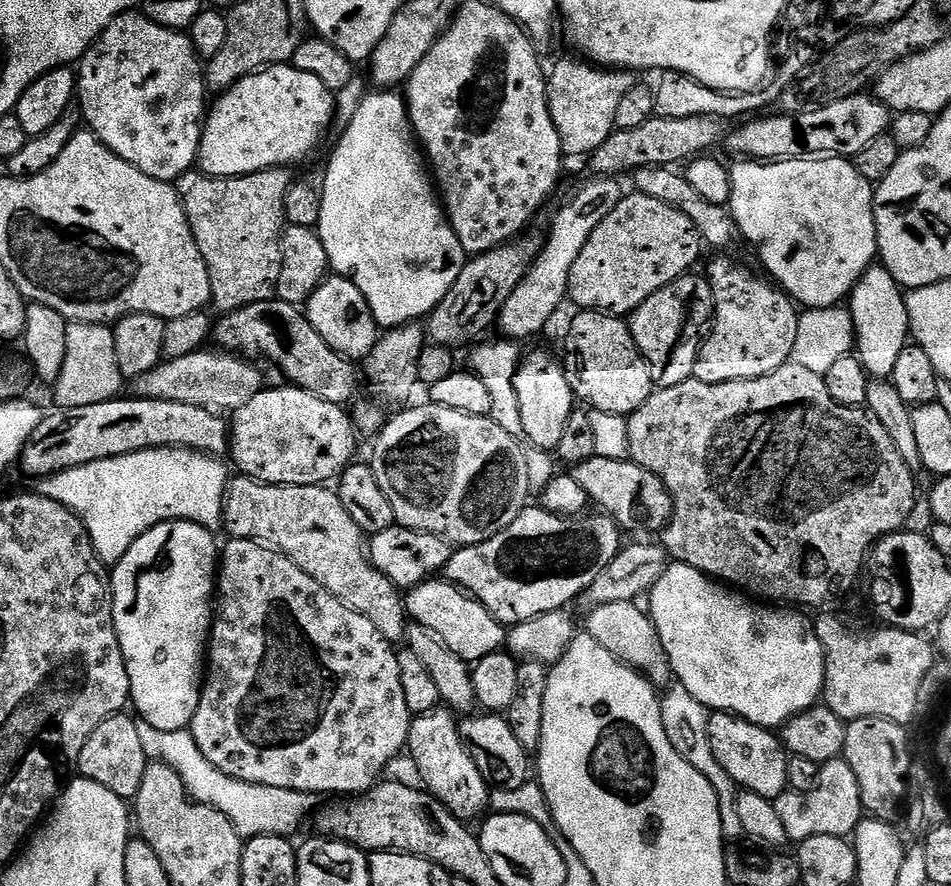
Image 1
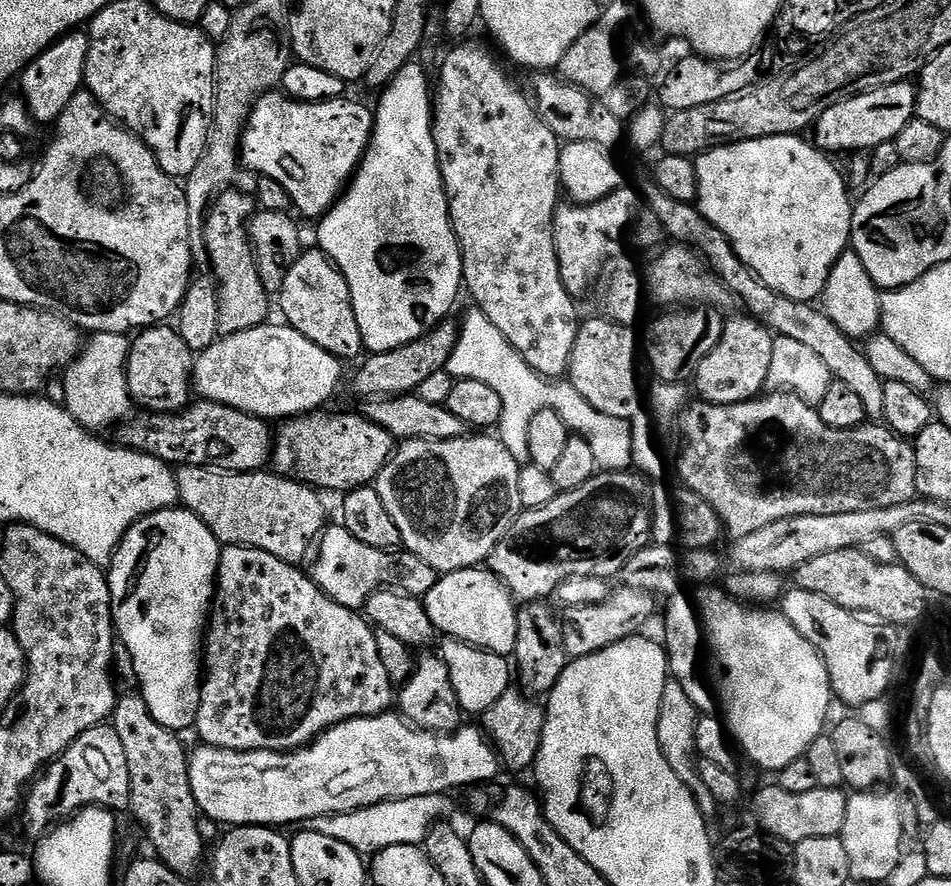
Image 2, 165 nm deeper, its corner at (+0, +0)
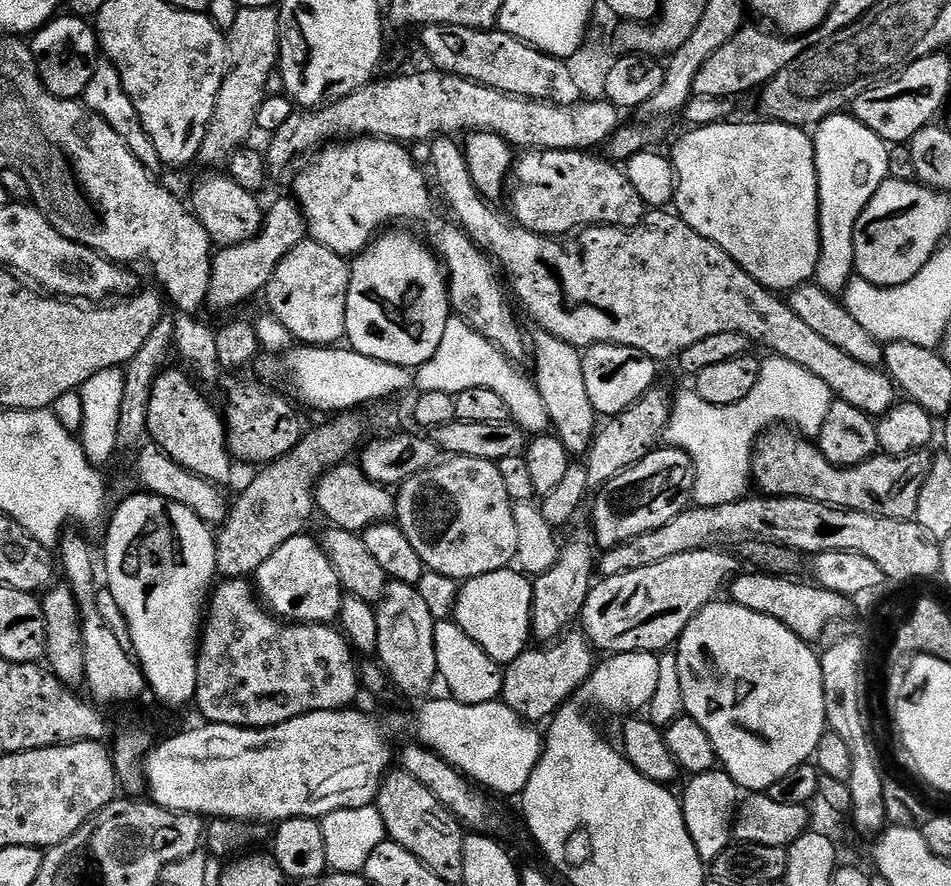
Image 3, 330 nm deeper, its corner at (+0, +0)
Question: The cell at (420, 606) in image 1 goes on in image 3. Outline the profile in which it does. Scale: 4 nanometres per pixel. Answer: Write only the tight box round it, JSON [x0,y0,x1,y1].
[454,567,532,666]

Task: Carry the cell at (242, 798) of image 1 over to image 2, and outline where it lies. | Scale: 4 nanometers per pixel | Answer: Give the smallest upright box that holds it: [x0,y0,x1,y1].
[307,794,452,854]

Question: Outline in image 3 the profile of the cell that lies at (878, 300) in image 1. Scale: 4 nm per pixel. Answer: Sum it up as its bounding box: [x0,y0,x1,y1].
[811,114,888,297]

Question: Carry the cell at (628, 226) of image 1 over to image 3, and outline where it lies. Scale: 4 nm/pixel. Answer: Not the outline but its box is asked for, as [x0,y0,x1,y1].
[506,150,646,238]

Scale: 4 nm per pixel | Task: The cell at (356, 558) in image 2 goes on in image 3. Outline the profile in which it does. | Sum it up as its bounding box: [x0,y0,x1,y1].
[254,534,345,624]

